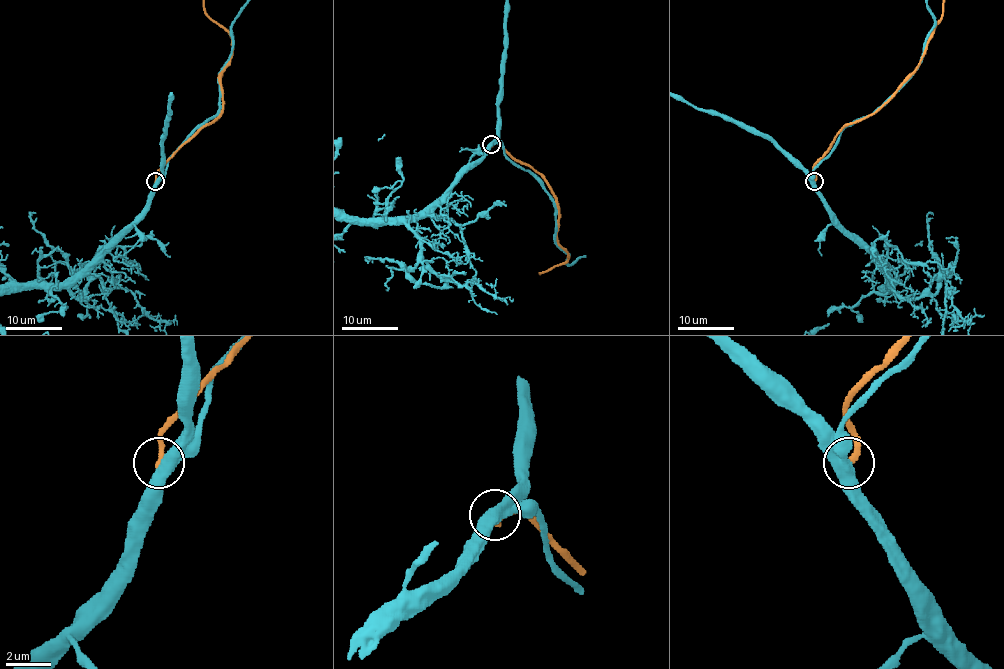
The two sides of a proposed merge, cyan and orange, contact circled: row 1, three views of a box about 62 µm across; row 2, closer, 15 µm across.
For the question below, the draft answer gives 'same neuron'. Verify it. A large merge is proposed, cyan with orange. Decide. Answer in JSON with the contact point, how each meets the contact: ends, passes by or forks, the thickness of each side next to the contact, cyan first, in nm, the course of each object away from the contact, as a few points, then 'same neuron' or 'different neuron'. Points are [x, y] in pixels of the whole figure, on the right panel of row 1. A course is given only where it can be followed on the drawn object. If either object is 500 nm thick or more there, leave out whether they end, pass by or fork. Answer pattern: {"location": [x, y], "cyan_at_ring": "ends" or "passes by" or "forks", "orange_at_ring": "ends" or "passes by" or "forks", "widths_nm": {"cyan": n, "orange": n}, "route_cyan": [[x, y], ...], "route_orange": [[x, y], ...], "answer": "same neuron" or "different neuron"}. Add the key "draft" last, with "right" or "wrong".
{"location": [814, 181], "widths_nm": {"cyan": 550, "orange": 240}, "route_cyan": [[813, 181], [840, 132], [872, 113], [924, 53], [935, 22], [926, 4]], "route_orange": [[813, 181], [813, 166], [834, 137], [848, 124], [873, 114], [921, 58], [943, 10]], "answer": "different neuron", "draft": "wrong"}

